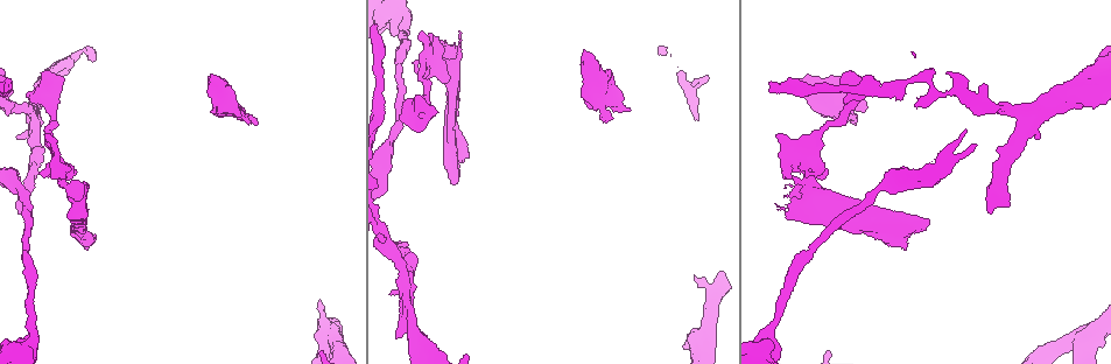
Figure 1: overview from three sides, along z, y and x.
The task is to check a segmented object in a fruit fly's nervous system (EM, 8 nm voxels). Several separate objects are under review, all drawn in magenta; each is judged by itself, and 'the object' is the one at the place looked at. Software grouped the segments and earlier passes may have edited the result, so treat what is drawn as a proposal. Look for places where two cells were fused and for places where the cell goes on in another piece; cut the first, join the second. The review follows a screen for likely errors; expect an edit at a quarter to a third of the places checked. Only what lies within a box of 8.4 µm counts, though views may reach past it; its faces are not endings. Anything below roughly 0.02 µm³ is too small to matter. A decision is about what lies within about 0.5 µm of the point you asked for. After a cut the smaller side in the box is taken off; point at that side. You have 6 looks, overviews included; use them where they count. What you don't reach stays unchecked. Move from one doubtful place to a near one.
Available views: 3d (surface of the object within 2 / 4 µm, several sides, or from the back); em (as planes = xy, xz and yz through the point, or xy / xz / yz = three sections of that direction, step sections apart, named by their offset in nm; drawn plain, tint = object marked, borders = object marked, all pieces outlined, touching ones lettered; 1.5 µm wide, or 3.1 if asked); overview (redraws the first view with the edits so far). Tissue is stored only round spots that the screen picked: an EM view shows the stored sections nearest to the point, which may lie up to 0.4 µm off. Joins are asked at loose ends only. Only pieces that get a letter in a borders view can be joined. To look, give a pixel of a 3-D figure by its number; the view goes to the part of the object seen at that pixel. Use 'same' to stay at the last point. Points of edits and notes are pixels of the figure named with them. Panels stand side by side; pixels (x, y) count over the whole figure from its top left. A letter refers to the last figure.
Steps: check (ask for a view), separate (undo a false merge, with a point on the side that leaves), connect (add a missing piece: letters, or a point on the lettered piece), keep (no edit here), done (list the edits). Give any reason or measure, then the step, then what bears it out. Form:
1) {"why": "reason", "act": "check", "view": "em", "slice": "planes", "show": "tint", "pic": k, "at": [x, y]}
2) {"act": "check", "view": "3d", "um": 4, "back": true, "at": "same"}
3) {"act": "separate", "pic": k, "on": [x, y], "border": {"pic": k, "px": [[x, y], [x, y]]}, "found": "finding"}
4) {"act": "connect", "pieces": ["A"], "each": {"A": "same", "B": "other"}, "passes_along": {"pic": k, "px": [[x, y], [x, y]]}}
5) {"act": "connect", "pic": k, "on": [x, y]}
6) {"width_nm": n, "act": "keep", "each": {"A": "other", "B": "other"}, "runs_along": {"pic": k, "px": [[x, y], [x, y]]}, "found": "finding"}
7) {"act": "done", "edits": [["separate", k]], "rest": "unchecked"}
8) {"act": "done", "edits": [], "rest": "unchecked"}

{"why": "branch stops here", "act": "check", "view": "em", "slice": "planes", "show": "borders", "pic": 1, "at": [787, 214]}

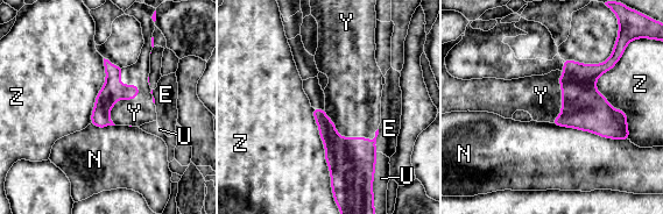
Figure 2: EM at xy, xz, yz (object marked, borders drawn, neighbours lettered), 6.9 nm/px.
{"act": "connect", "pieces": ["Y"], "each": {"E": "other", "N": "other", "U": "other", "Y": "same", "Z": "other"}, "passes_along": {"pic": 2, "px": [[112, 91], [135, 95], [141, 109]]}, "found": "it goes on there"}

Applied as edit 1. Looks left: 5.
{"act": "check", "view": "overview"}

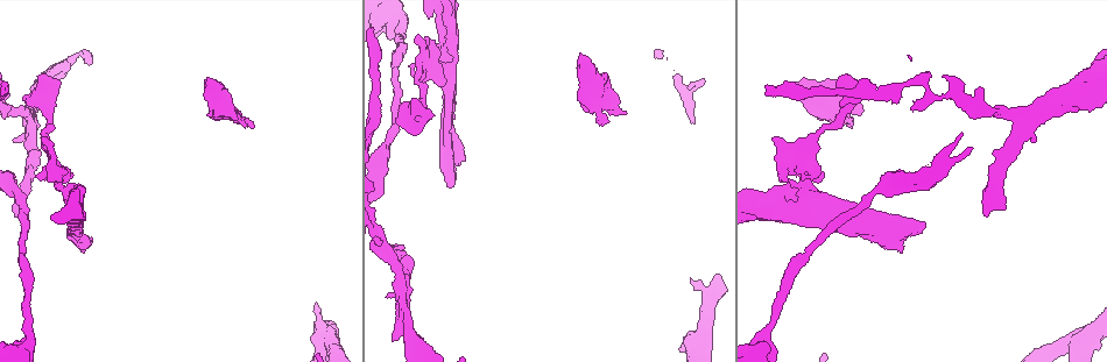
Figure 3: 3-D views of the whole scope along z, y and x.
{"why": "an open end", "act": "check", "view": "em", "slice": "planes", "show": "borders", "pic": 3, "at": [828, 79]}

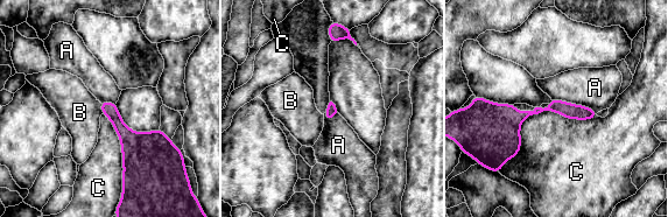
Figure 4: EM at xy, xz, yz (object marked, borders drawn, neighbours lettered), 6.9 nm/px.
{"act": "keep", "each": {"A": "other", "B": "other", "C": "other"}, "runs_along": {"pic": 4, "px": [[486, 109], [526, 114], [563, 107], [592, 114]]}, "found": "none of them fits"}

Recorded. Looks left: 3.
{"why": "free end", "act": "check", "view": "3d", "um": 4, "pic": 3, "at": [450, 184]}

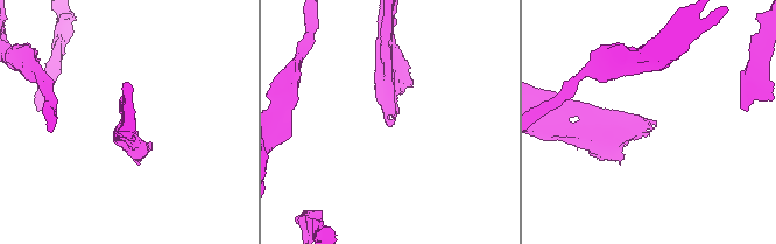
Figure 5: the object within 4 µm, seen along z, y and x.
{"why": "now the EM", "act": "check", "view": "em", "slice": "planes", "show": "borders", "pic": 5, "at": [388, 125]}

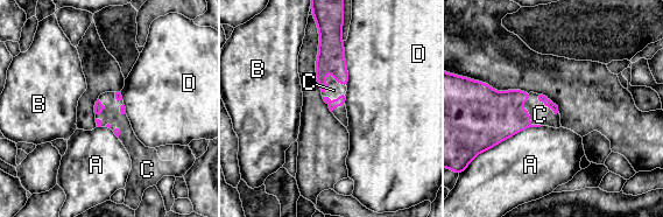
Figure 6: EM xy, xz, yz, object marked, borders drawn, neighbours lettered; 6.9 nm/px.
{"act": "connect", "pieces": ["C"], "each": {"A": "other", "B": "other", "C": "same", "D": "other"}, "passes_along": {"pic": 6, "px": [[331, 54], [334, 79], [333, 90]]}, "found": "it goes on there"}

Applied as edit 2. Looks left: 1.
{"act": "done", "edits": [["connect", 2], ["connect", 6]], "rest": "unchecked"}

